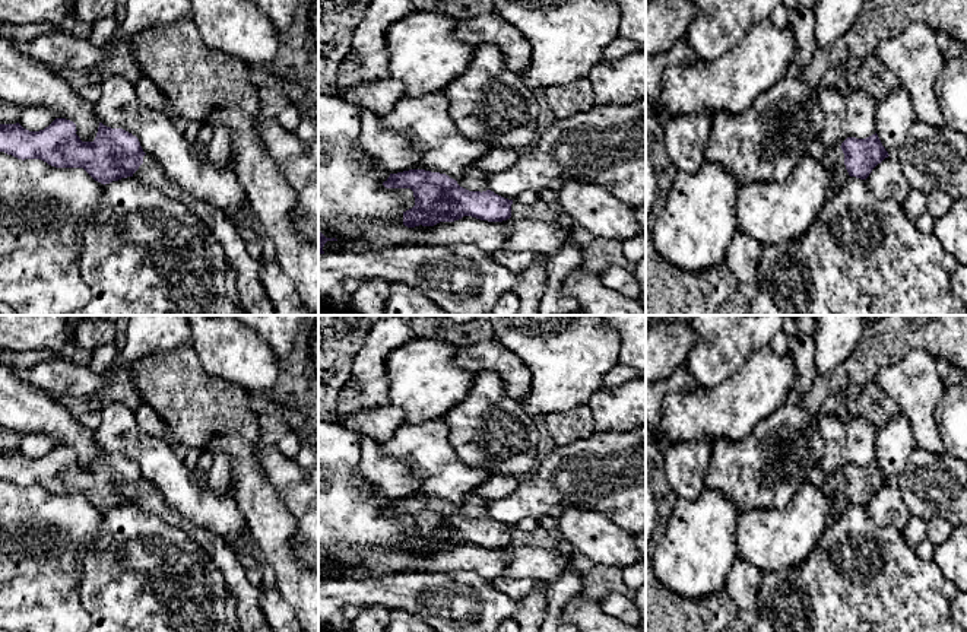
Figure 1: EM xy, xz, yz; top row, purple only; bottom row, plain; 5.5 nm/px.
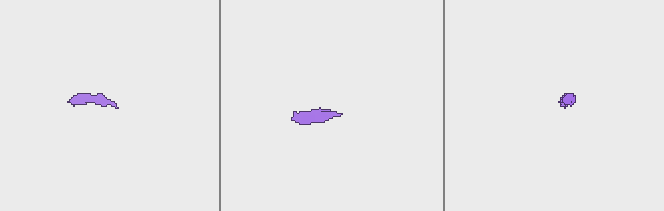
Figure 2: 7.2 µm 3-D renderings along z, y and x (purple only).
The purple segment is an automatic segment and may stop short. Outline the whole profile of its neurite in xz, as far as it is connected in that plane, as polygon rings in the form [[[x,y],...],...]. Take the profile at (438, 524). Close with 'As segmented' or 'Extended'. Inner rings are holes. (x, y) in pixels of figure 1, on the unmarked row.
[[[475,493],[466,495],[459,508],[440,499],[409,496],[390,501],[383,512],[413,518],[415,533],[403,539],[403,552],[408,555],[434,553],[463,543],[488,549],[507,547],[511,544],[513,527],[491,518],[488,504],[488,499]]]. Extended

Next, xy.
[[[56,445],[39,458],[29,458],[19,450],[0,451],[0,479],[22,488],[41,486],[56,495],[83,495],[104,512],[134,504],[148,515],[158,515],[167,524],[184,530],[209,553],[223,577],[228,594],[237,598],[241,632],[272,632],[261,609],[261,588],[248,581],[247,568],[225,540],[168,506],[131,460],[99,450],[95,467],[82,469],[76,458],[76,451],[66,445]]]. Extended

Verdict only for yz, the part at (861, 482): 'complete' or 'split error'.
split error

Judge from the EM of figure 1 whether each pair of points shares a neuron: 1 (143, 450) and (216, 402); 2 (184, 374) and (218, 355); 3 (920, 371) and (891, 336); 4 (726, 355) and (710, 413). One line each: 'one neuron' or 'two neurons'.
1: two neurons
2: two neurons
3: two neurons
4: two neurons

